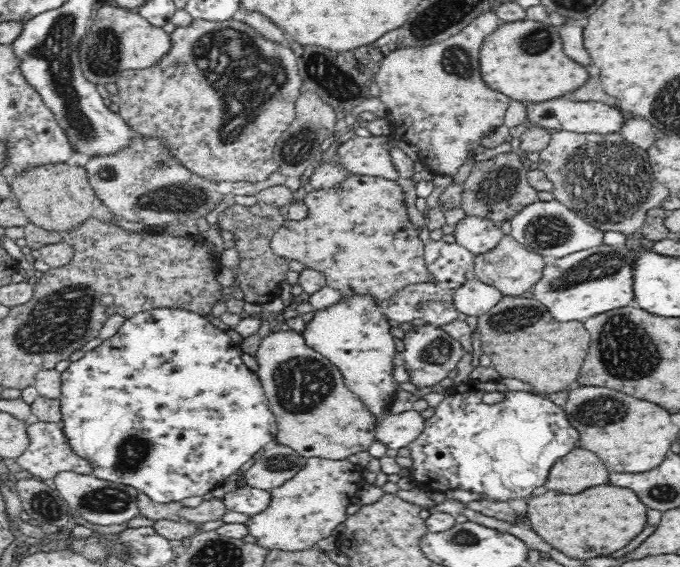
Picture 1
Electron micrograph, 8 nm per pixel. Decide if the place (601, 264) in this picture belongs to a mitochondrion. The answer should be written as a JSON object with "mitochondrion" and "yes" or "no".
{"mitochondrion":"yes"}

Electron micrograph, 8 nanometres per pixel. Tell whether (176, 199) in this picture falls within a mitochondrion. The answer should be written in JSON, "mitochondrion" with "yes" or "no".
{"mitochondrion":"yes"}

